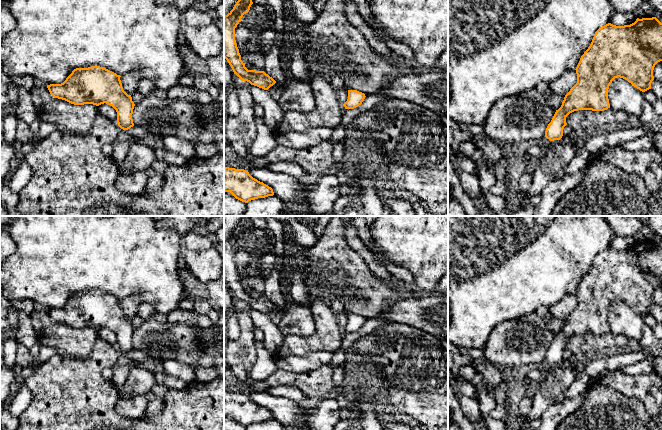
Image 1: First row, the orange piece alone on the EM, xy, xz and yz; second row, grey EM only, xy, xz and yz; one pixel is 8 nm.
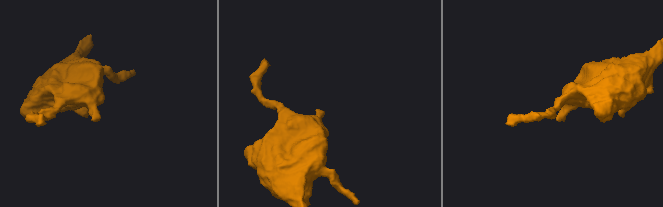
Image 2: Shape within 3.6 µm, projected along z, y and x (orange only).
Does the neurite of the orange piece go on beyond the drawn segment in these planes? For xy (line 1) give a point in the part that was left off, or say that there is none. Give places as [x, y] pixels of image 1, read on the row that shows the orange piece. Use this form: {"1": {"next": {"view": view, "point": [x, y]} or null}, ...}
{"1": {"next": null}}

